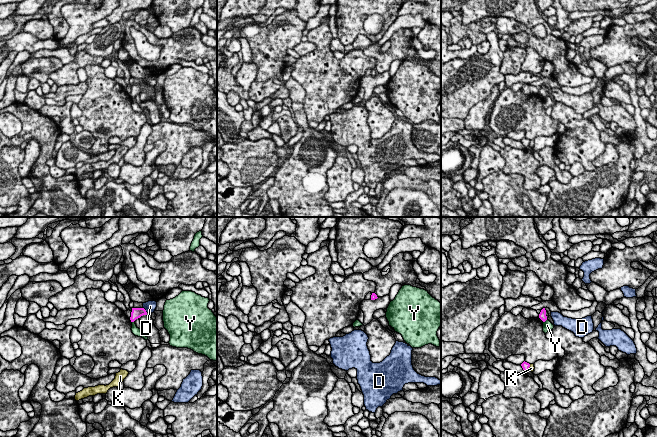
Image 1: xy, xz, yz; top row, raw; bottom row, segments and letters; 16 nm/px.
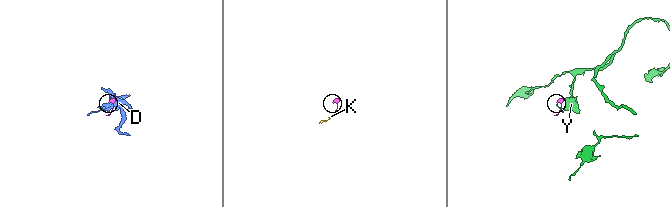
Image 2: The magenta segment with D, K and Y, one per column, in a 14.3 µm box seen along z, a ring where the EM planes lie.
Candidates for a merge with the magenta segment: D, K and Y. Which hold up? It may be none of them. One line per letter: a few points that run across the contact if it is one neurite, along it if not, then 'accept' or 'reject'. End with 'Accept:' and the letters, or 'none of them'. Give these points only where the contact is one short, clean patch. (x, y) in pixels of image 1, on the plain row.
D: line xy (143, 83), (147, 88); reject
K: line yz (530, 140), (528, 145); reject
Y: line yz (546, 95), (543, 98); reject
Accept: none of them

